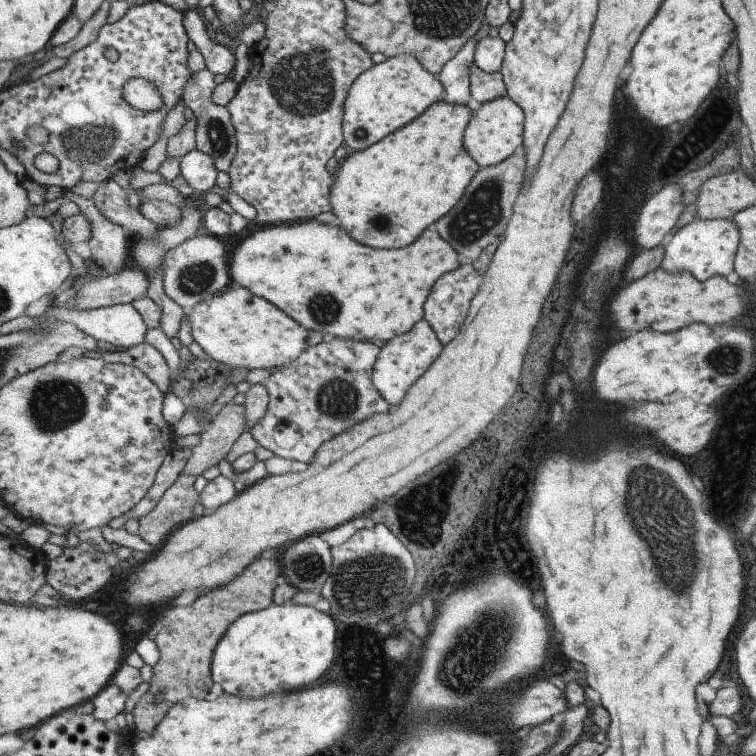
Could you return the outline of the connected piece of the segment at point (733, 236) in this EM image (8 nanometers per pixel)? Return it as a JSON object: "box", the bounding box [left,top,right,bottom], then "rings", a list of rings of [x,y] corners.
{"box":[659,220,739,282],"rings":[[[695,220],[685,224],[677,232],[669,234],[665,240],[665,256],[659,268],[669,274],[687,272],[693,274],[699,282],[707,282],[713,276],[733,278],[733,262],[739,246],[739,228],[729,220]]]}

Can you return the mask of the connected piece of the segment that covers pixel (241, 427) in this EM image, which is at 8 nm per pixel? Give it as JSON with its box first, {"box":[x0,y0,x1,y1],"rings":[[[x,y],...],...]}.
{"box":[183,402,247,476],"rings":[[[231,402],[223,408],[223,412],[215,418],[215,422],[203,432],[201,444],[195,446],[195,454],[191,456],[183,474],[201,476],[205,470],[217,466],[231,452],[235,442],[247,432],[247,406]]]}

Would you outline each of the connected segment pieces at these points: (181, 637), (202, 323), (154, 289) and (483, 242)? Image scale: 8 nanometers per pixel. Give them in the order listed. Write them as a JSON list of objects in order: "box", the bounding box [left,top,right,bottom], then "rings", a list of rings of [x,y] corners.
[{"box":[133,558,283,736],"rings":[[[259,558],[257,562],[253,562],[253,566],[249,566],[249,570],[241,578],[237,578],[229,586],[201,596],[185,608],[175,608],[165,614],[163,626],[157,632],[161,660],[153,668],[149,692],[139,700],[139,704],[133,710],[135,728],[139,730],[137,734],[151,736],[157,730],[157,726],[161,726],[161,722],[169,716],[173,706],[181,704],[183,700],[207,698],[215,684],[213,658],[217,646],[227,636],[231,626],[239,622],[245,614],[271,608],[271,602],[275,602],[275,586],[279,586],[277,578],[283,576],[281,570],[283,568],[277,560]]]},{"box":[185,284,309,370],"rings":[[[233,284],[213,300],[185,312],[193,320],[195,350],[213,356],[235,370],[285,368],[297,362],[297,358],[301,358],[309,348],[309,330],[305,326],[267,298],[259,298],[243,286]]]},{"box":[145,260,185,338],"rings":[[[161,260],[161,264],[155,268],[155,274],[153,274],[153,278],[151,278],[151,286],[149,286],[149,290],[147,290],[145,296],[149,296],[153,302],[157,302],[157,304],[163,308],[163,318],[161,318],[161,326],[159,326],[159,328],[161,328],[169,338],[177,338],[185,314],[183,314],[183,308],[181,308],[177,302],[173,302],[173,300],[167,296],[165,288],[163,288],[163,284],[165,284],[165,282],[163,282],[163,278],[165,278],[163,266],[165,266],[165,260]]]},{"box":[435,148,525,260],"rings":[[[517,148],[513,156],[503,160],[497,166],[489,168],[479,168],[477,174],[471,178],[469,186],[465,188],[465,194],[459,198],[459,202],[445,214],[445,218],[439,218],[435,222],[437,234],[453,246],[453,250],[459,256],[465,256],[469,260],[477,260],[483,248],[487,246],[499,246],[503,242],[505,228],[513,216],[513,204],[515,198],[521,192],[521,182],[523,182],[523,162],[525,154],[523,148]]]}]

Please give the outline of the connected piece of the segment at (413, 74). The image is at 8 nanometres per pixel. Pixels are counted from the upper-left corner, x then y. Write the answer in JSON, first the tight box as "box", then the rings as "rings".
{"box":[345,54,443,152],"rings":[[[399,54],[393,58],[381,58],[375,66],[365,70],[353,88],[345,104],[345,146],[349,152],[361,152],[381,138],[395,134],[409,122],[417,120],[429,106],[441,102],[443,86],[429,74],[421,62],[409,54]]]}

